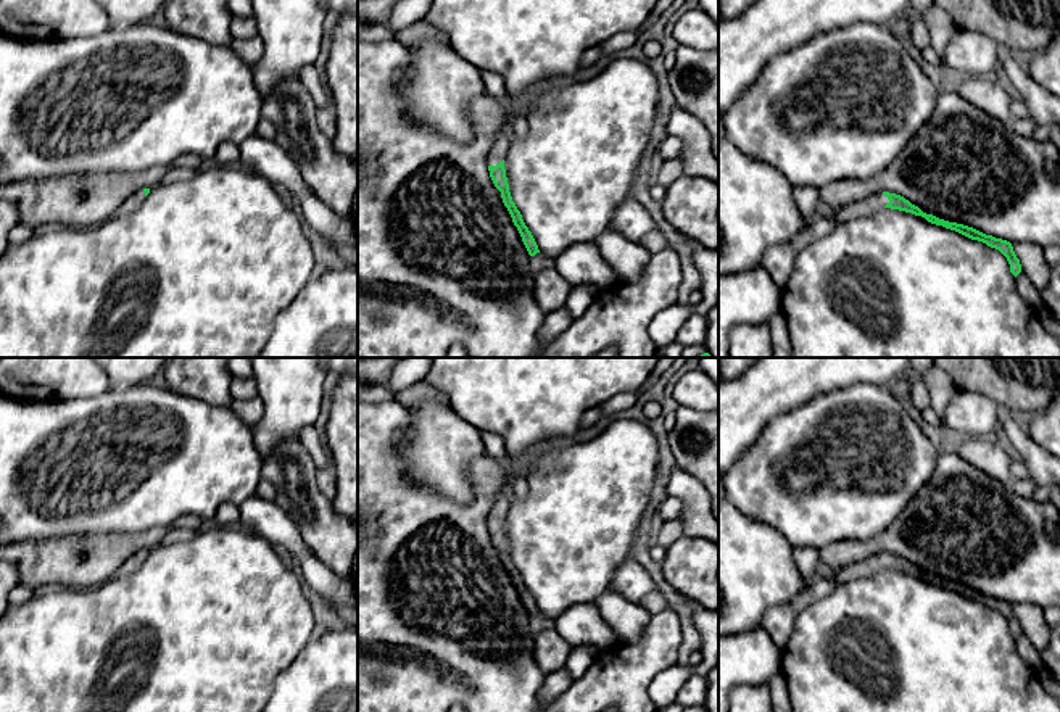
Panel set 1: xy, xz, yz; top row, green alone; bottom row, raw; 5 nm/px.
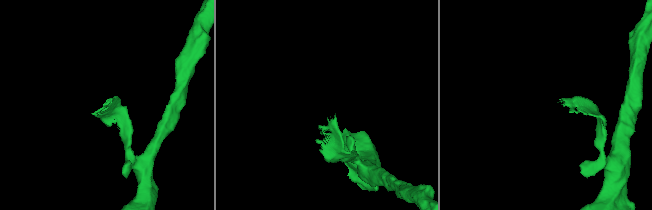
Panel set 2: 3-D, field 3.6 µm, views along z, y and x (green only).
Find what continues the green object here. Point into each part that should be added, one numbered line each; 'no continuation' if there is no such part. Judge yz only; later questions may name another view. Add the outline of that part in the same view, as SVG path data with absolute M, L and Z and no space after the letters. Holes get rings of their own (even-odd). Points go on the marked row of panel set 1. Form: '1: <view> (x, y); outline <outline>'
no continuation

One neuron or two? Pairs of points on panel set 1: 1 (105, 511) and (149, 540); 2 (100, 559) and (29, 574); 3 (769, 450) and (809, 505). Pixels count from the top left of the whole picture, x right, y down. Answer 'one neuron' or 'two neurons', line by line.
1: two neurons
2: one neuron
3: one neuron

